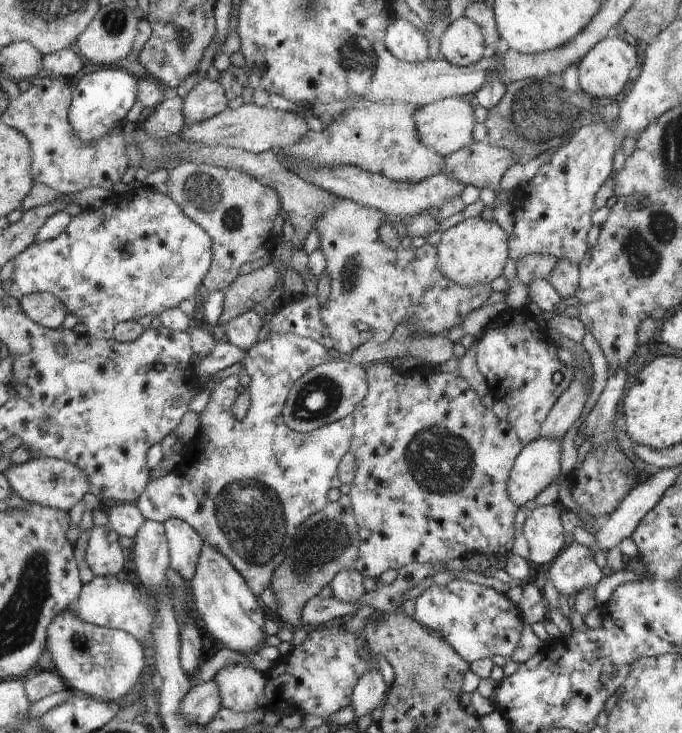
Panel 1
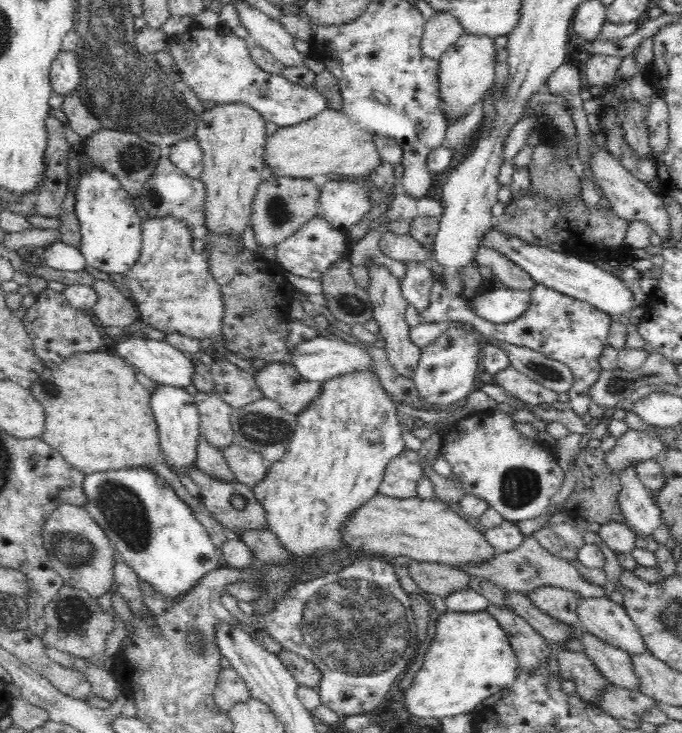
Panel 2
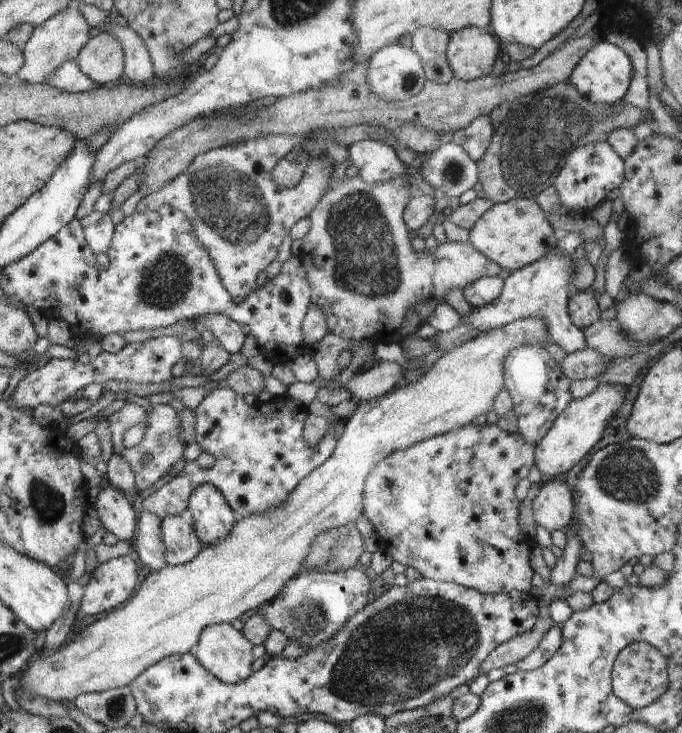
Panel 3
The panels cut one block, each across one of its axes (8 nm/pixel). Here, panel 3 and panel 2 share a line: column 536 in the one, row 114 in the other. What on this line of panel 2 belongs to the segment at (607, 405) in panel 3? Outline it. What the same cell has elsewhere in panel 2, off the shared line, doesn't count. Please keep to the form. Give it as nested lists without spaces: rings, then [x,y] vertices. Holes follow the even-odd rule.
[[[464,34],[458,38],[446,54],[442,54],[440,68],[438,68],[438,90],[440,90],[440,100],[442,100],[442,112],[450,120],[458,120],[462,116],[468,116],[472,106],[480,102],[488,94],[488,90],[494,86],[494,68],[496,68],[496,52],[494,50],[494,38],[492,36],[474,36],[474,34]]]

